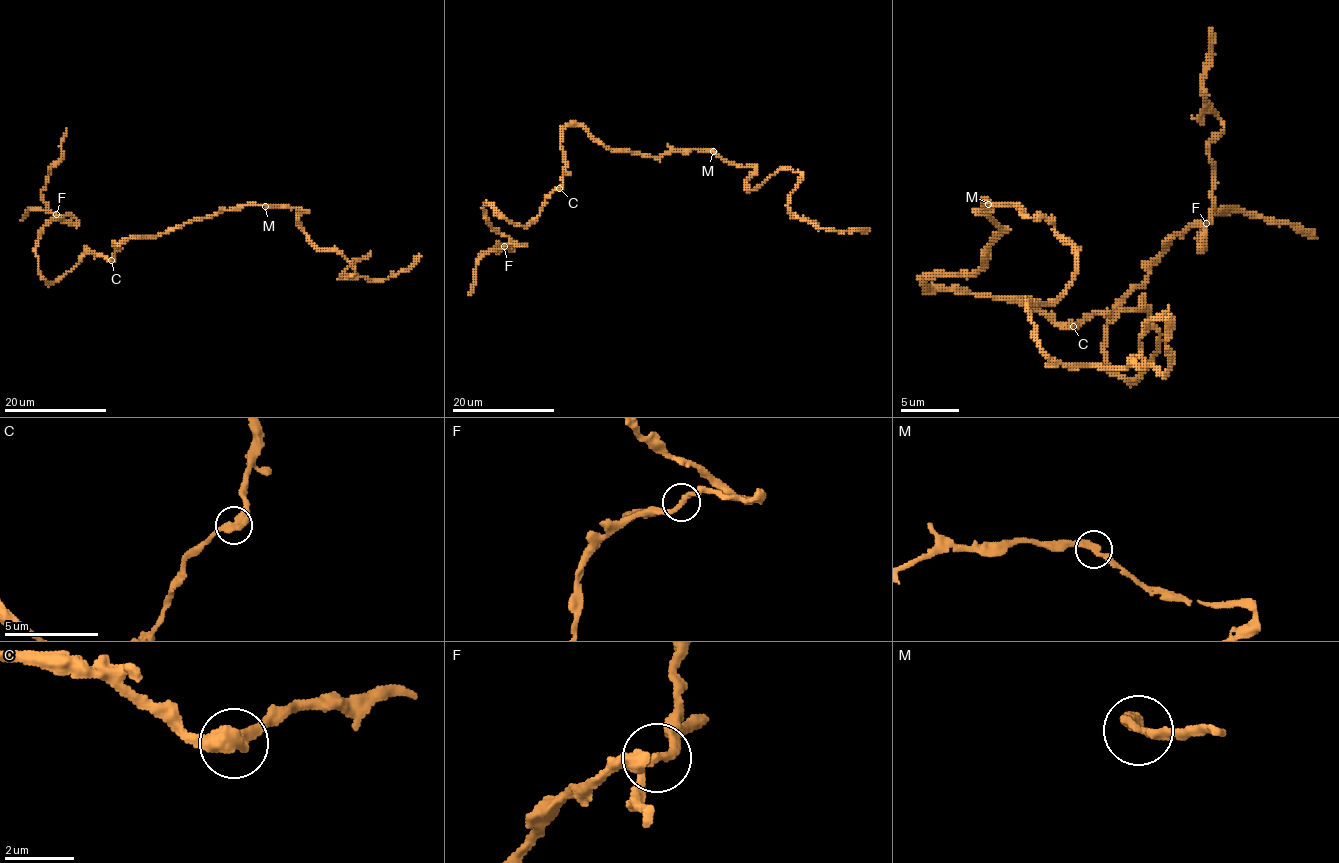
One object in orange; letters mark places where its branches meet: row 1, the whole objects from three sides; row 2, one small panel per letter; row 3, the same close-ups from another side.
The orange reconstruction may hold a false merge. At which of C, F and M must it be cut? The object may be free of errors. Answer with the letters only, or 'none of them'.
none of them

